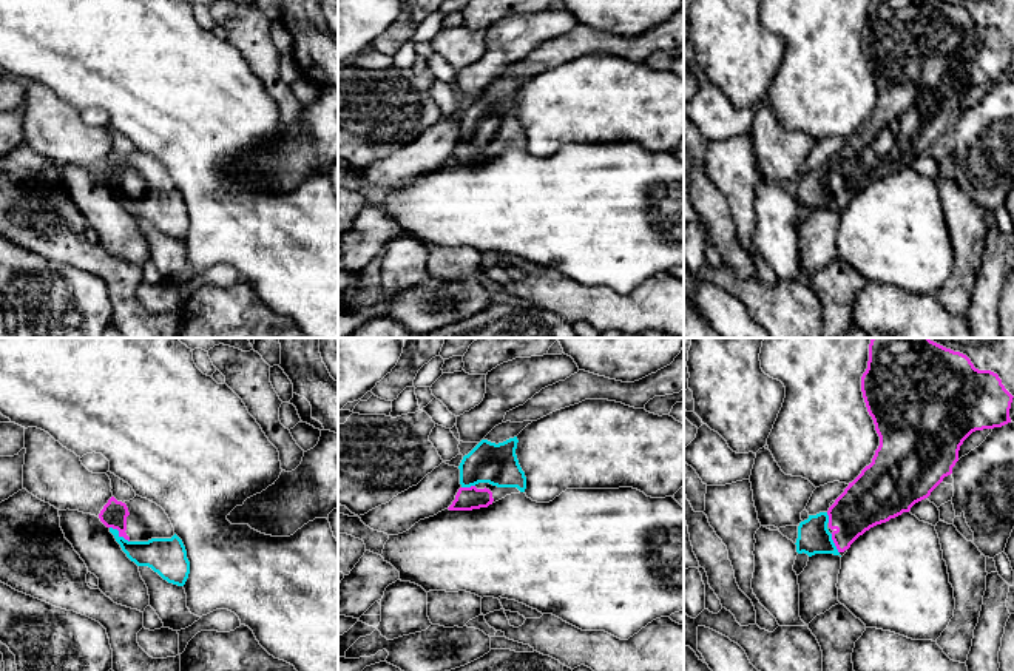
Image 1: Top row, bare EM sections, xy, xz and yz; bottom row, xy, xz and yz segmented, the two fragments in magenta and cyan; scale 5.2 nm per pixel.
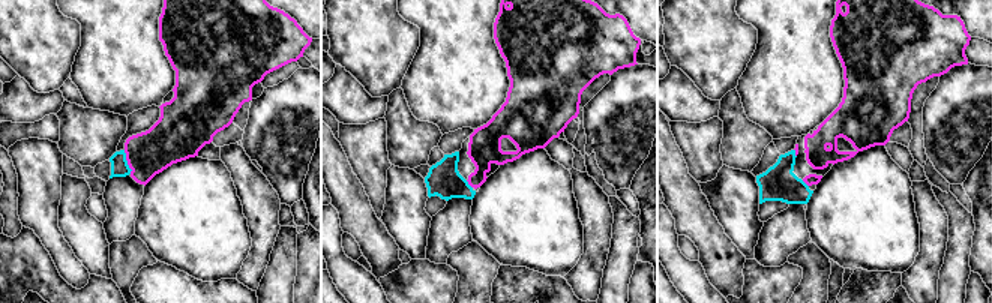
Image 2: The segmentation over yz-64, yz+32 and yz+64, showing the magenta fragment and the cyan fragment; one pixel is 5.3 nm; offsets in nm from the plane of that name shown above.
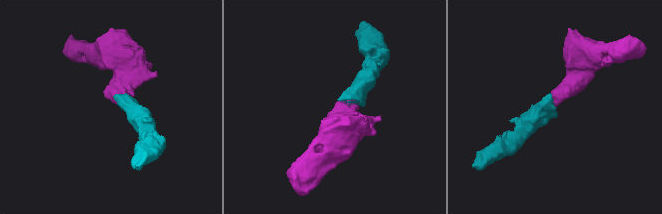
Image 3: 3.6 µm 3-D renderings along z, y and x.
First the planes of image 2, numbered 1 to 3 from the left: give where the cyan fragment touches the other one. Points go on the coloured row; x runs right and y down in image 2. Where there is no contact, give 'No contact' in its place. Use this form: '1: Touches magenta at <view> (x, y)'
1: Touches magenta at yz-64 (128, 162)
2: Touches magenta at yz+32 (468, 183)
3: Touches magenta at yz+64 (805, 182)

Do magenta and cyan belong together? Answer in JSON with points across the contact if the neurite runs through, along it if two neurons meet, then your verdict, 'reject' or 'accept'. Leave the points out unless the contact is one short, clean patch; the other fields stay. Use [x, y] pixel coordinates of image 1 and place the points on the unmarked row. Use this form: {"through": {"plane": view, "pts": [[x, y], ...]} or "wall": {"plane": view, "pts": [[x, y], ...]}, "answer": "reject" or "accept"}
{"through": {"plane": "xy", "pts": [[114, 167], [119, 188], [135, 205], [161, 209]]}, "answer": "accept"}

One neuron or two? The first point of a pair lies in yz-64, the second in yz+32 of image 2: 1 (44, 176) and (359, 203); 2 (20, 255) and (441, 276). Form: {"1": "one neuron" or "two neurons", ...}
{"1": "two neurons", "2": "one neuron"}

